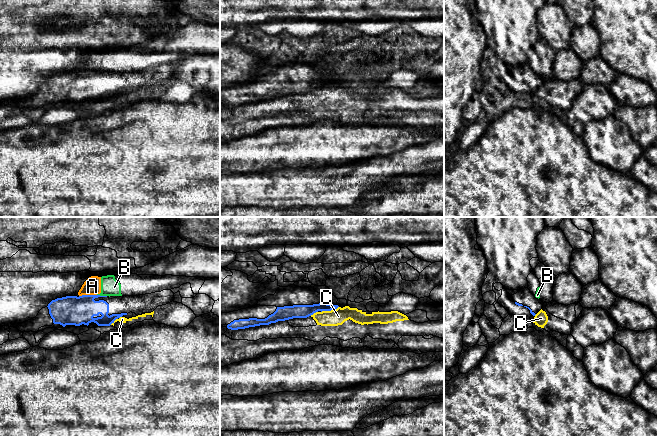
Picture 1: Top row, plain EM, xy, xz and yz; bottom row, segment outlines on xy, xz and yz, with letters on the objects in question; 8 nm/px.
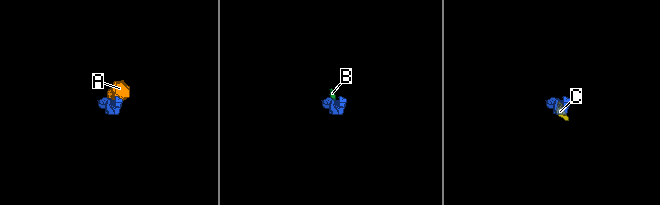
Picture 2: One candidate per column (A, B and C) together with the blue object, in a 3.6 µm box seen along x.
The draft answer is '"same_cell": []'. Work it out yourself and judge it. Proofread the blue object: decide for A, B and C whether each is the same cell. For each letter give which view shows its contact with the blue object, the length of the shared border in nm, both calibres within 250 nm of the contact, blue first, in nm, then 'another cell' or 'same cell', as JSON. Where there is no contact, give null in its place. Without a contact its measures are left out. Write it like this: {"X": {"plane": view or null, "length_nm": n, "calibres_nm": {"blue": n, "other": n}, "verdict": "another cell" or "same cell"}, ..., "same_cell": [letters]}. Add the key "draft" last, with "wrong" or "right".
{"A": {"plane": "xy", "length_nm": 140, "calibres_nm": {"blue": 240, "other": 140}, "verdict": "another cell"}, "B": {"plane": "xy", "length_nm": 80, "calibres_nm": {"blue": 220, "other": 150}, "verdict": "another cell"}, "C": {"plane": "xz", "length_nm": 150, "calibres_nm": {"blue": 110, "other": 130}, "verdict": "another cell"}, "same_cell": [], "draft": "right"}

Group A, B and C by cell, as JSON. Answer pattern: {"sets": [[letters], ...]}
{"sets": [["A", "B"], ["C"]]}

